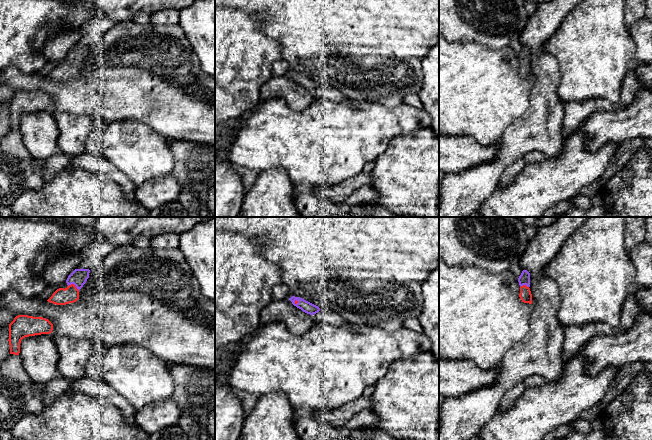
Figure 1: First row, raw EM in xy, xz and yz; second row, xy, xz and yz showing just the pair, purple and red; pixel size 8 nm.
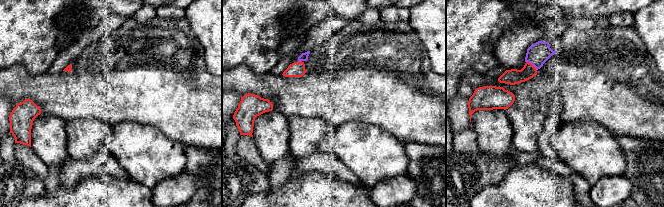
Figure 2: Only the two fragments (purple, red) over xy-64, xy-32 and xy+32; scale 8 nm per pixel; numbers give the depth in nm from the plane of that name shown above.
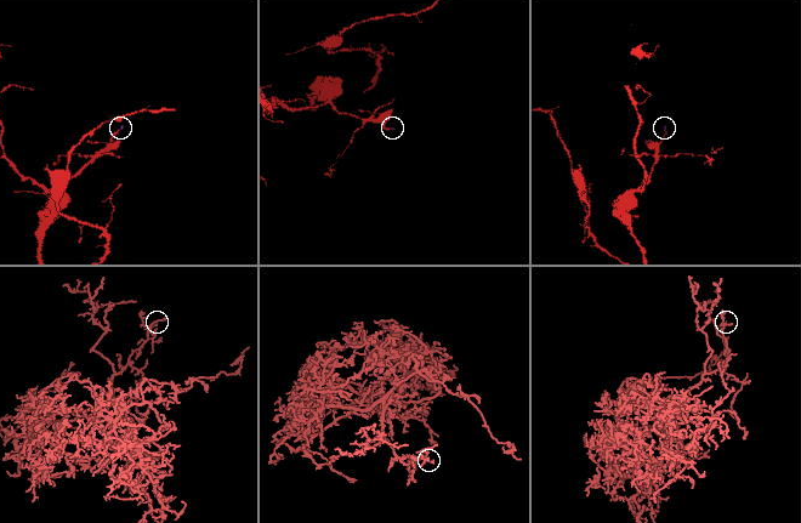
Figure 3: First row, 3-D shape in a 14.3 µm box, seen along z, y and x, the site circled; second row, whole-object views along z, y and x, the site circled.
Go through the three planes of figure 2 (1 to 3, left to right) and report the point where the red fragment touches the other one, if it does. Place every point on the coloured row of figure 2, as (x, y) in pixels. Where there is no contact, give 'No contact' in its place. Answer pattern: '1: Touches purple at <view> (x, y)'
1: No contact
2: Touches purple at xy-32 (299, 61)
3: Touches purple at xy+32 (532, 64)

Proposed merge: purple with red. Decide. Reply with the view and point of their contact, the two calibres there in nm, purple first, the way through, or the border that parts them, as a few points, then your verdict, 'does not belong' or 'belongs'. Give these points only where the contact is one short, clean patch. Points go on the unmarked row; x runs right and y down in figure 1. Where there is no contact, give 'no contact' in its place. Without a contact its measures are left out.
meets purple in xy at (74, 60); 140 nm thick on the purple side, 140 nm on the other; runs through xy (78, 53), (74, 60), (61, 72); belongs

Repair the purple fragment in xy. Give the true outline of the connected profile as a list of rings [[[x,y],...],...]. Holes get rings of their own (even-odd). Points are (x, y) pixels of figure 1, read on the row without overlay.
[[[75,45],[67,54],[67,63],[57,65],[47,76],[56,81],[74,79],[79,75],[79,66],[89,54],[89,45]]]

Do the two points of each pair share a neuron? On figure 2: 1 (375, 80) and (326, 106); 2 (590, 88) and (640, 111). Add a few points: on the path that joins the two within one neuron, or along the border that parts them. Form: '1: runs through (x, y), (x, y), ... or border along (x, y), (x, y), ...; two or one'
1: runs through (363, 80), (352, 80), (338, 94); one
2: runs through (602, 88), (620, 91), (628, 99); one

